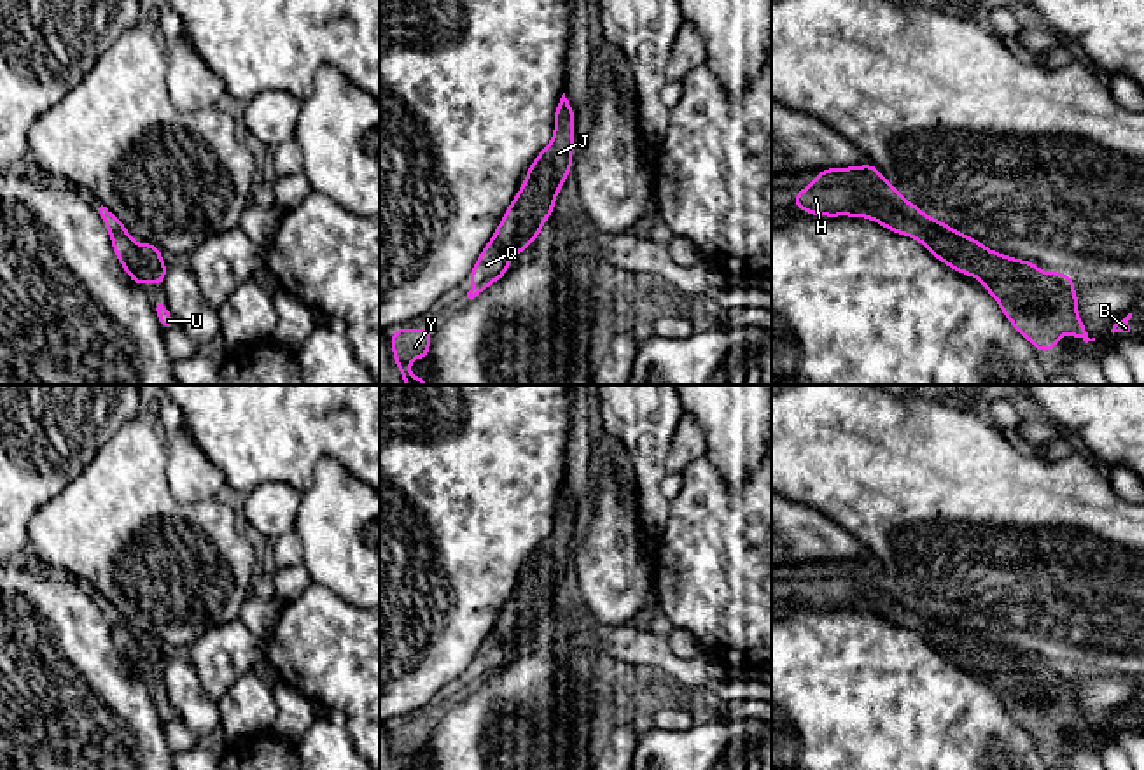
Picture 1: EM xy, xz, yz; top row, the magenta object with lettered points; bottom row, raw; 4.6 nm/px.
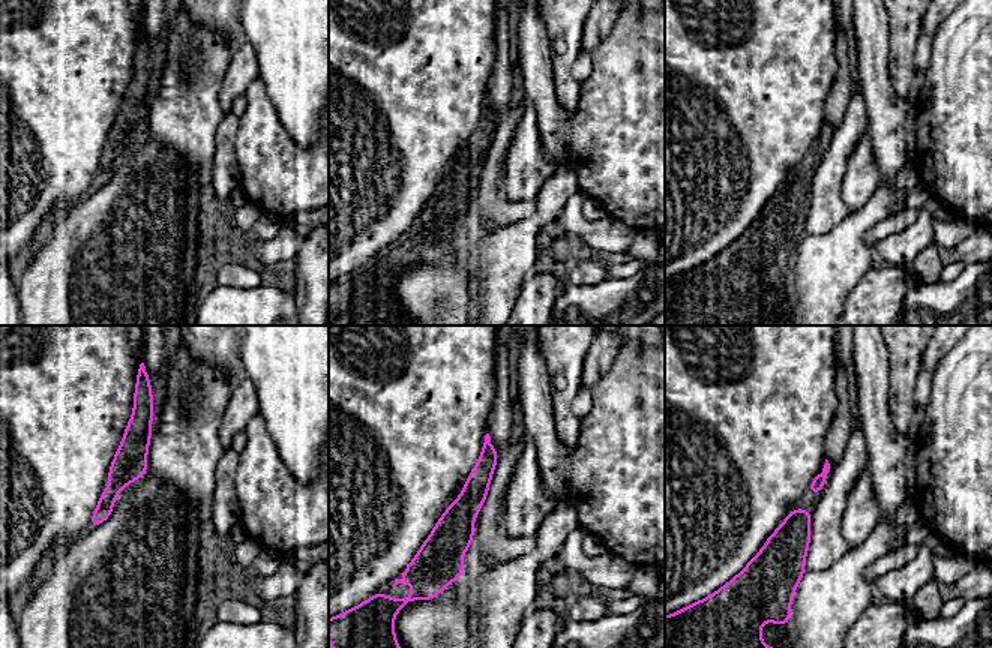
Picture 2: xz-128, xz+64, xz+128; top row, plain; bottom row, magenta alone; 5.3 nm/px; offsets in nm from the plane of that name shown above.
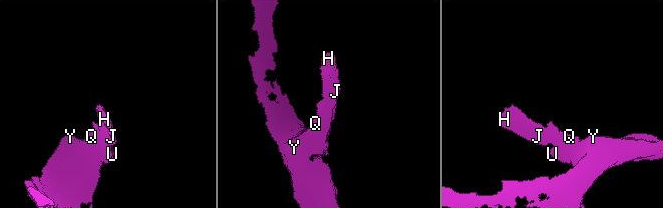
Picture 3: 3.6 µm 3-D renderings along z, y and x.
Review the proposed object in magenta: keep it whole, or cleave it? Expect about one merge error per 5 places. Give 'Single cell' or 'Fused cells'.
Single cell

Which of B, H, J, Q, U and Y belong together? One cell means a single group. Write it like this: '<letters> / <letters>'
B H J Q U Y

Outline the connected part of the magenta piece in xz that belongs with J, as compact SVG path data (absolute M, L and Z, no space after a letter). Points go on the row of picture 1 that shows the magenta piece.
M563 93L555 112L555 135L549 145L530 164L525 184L516 192L467 278L476 284L467 292L469 299L500 280L511 266L507 259L525 252L542 231L544 220L553 215L558 191L572 168L572 149L574 110Z

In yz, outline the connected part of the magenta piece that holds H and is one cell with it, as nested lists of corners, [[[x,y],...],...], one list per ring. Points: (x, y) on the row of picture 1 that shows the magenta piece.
[[[871,163],[852,168],[820,170],[812,184],[796,192],[794,206],[806,210],[810,215],[868,217],[894,233],[918,240],[946,266],[966,276],[974,275],[981,287],[999,303],[1013,327],[1027,338],[1039,354],[1055,350],[1062,334],[1081,338],[1085,343],[1095,341],[1095,338],[1088,338],[1078,317],[1078,298],[1072,276],[1057,271],[1041,273],[1037,264],[988,250],[978,240],[925,215],[917,205],[906,201]]]

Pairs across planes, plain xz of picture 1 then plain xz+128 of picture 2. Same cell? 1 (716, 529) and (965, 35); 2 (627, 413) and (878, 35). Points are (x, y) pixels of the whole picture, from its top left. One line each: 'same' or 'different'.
1: same
2: different

